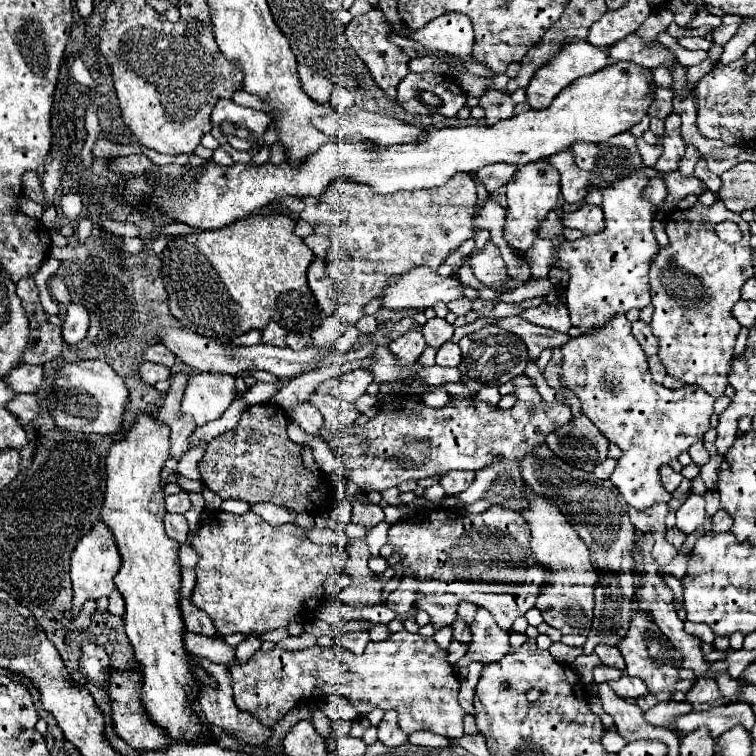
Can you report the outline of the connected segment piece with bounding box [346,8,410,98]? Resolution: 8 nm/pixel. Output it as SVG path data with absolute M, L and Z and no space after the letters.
M372 8L370 12L362 14L362 16L356 16L348 26L346 26L346 38L348 38L348 44L356 50L356 54L364 60L364 64L368 66L370 74L374 76L376 84L388 94L388 96L396 96L396 86L398 82L410 72L408 70L408 62L410 62L410 56L406 52L402 52L396 44L390 42L388 34L392 34L392 28L388 24L388 18L386 14L380 10L380 8Z

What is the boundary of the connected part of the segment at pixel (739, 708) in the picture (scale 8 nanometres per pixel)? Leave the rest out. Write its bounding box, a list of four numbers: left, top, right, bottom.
[676,702,754,738]

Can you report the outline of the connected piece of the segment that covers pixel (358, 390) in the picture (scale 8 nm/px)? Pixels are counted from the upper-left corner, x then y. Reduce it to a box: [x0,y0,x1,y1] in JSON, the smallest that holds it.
[316,368,374,402]

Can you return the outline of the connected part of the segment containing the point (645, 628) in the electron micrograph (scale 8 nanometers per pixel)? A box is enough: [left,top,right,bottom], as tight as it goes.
[618,598,696,692]

